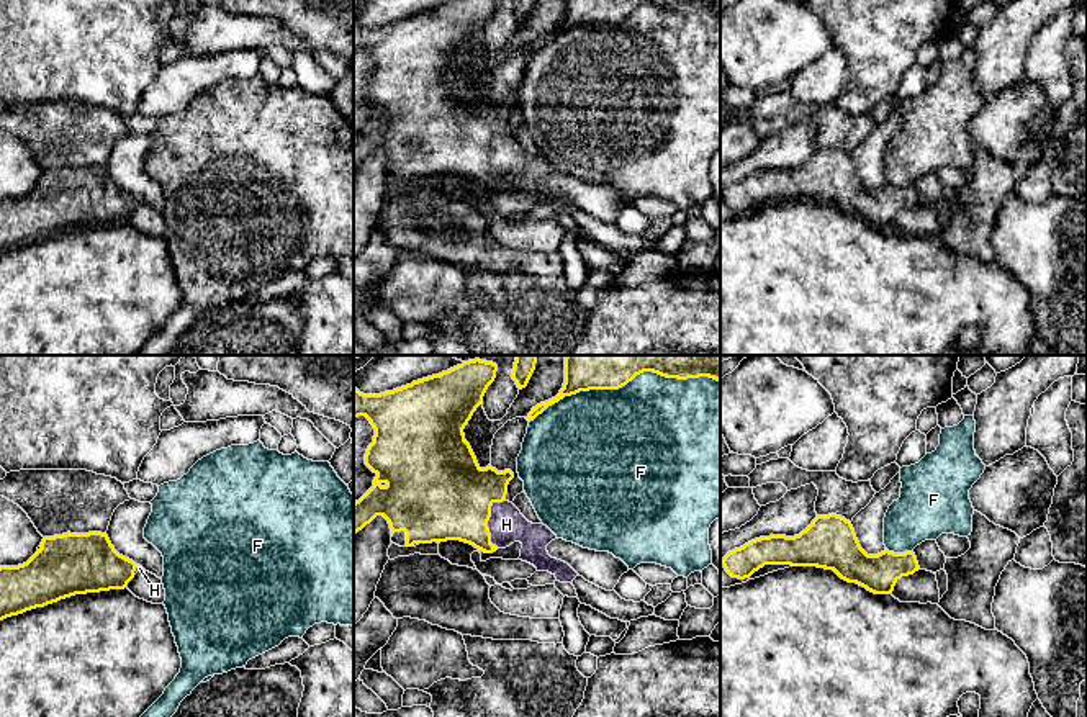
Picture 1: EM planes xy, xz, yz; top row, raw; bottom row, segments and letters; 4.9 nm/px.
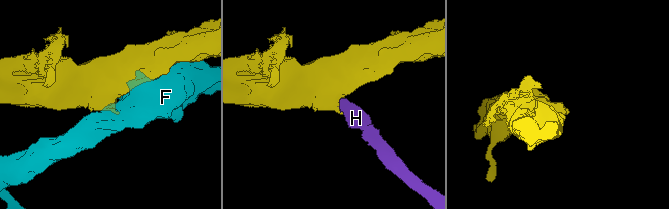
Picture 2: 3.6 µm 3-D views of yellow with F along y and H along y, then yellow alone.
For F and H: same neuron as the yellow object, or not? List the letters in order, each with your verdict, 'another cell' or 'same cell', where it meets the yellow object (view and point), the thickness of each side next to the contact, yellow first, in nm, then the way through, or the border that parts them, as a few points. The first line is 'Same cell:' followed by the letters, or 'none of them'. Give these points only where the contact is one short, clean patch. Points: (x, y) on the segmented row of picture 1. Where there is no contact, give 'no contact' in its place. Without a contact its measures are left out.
Same cell: H
F: another cell; contact xz (624, 385); calibres 340 and 500 nm
H: same cell; contact xz (488, 519); calibres 440 and 180 nm; way xz (444, 495), (488, 519), (506, 524)

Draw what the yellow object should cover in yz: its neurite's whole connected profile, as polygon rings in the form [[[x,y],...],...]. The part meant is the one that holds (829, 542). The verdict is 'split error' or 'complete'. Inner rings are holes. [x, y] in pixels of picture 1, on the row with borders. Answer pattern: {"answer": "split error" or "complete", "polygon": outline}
{"answer": "complete", "polygon": [[[817,516],[799,535],[760,537],[728,552],[722,565],[732,578],[745,579],[765,565],[817,566],[833,570],[841,579],[874,594],[892,594],[902,576],[920,570],[913,552],[887,548],[868,555],[850,521],[841,516]]]}

